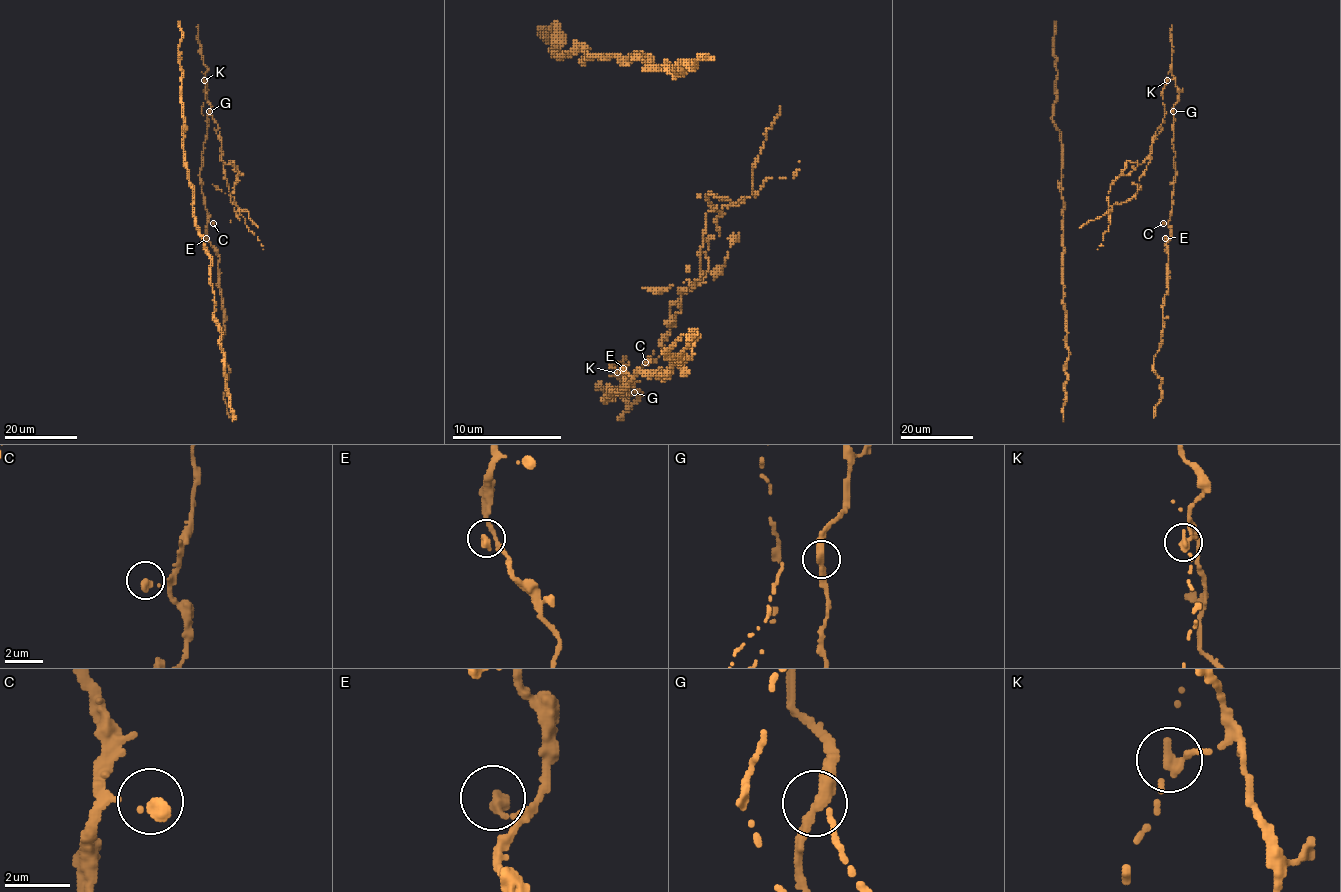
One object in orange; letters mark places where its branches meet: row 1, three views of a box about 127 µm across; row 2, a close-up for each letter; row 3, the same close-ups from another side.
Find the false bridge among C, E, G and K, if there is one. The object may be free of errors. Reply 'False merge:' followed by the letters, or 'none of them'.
False merge: K

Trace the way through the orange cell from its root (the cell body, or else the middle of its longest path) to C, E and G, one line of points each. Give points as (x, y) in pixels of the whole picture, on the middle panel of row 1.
C: (689, 291), (670, 307), (673, 326), (662, 354), (640, 368), (640, 390), (604, 398), (623, 390), (645, 362)
E: (689, 291), (670, 307), (673, 326), (662, 354), (640, 368), (640, 390), (607, 401), (629, 384), (623, 368)
G: (689, 291), (670, 307), (673, 326), (662, 354), (640, 368), (634, 392)

